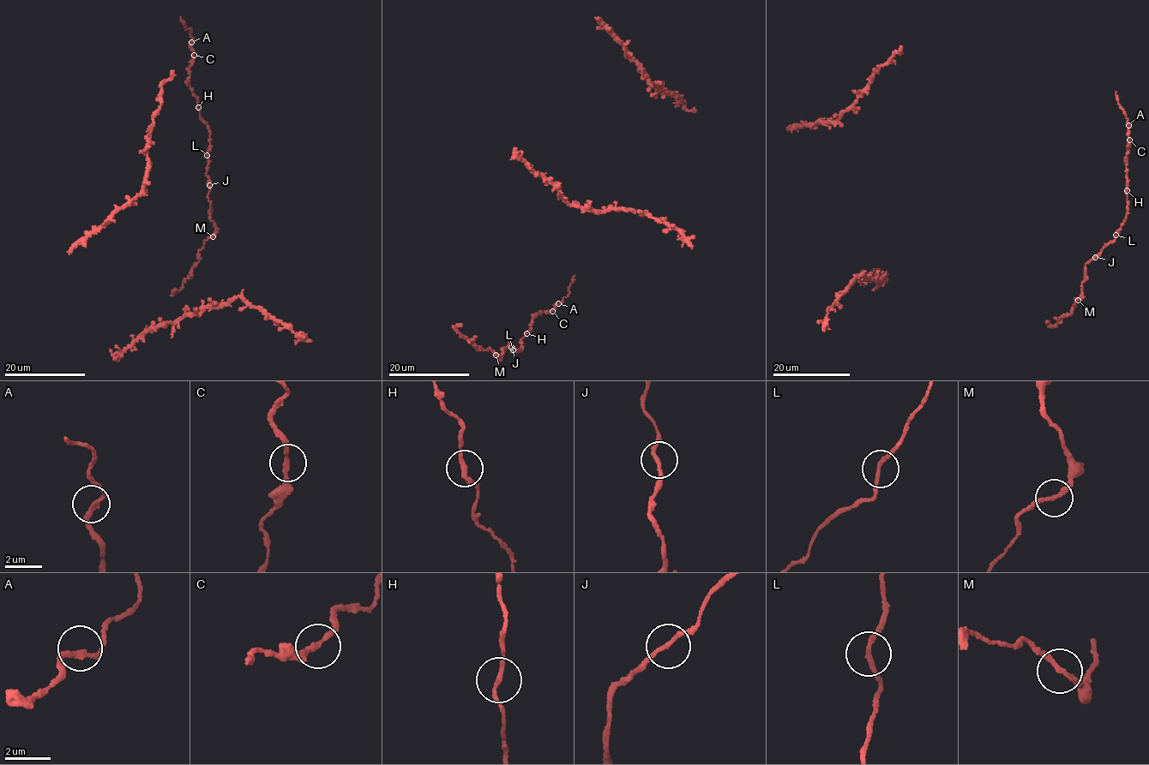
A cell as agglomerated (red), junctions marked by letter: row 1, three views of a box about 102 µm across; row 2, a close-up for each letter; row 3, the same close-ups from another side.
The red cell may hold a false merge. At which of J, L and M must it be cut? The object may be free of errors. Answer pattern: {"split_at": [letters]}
{"split_at": []}

